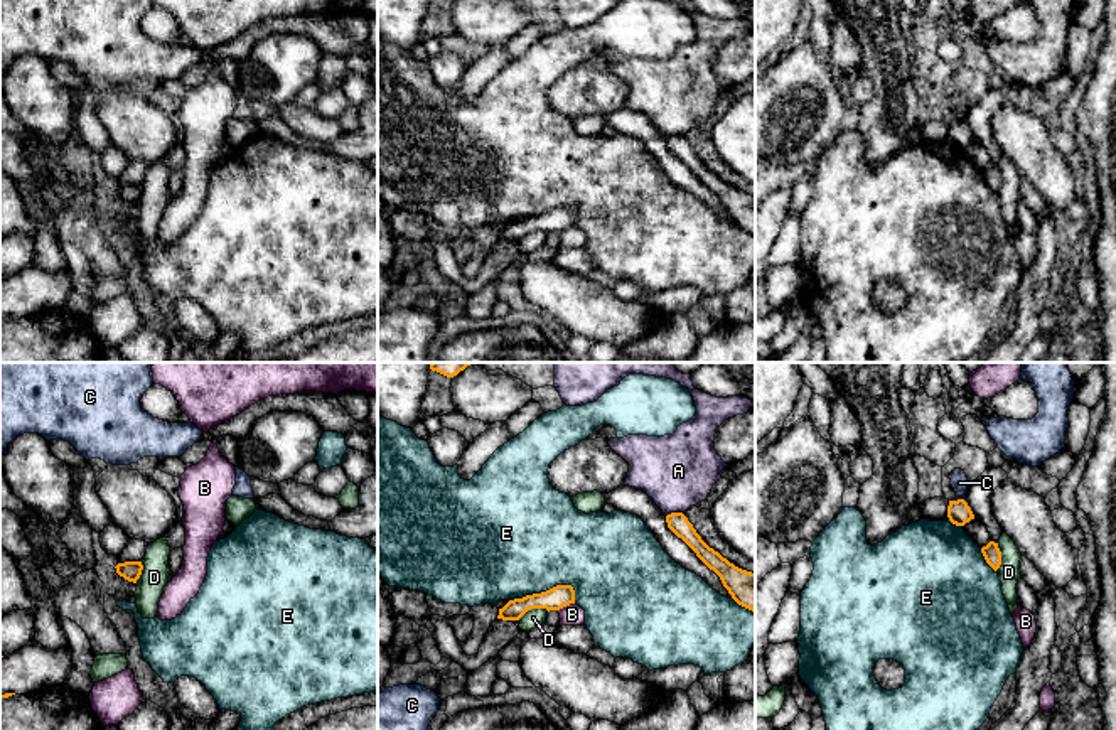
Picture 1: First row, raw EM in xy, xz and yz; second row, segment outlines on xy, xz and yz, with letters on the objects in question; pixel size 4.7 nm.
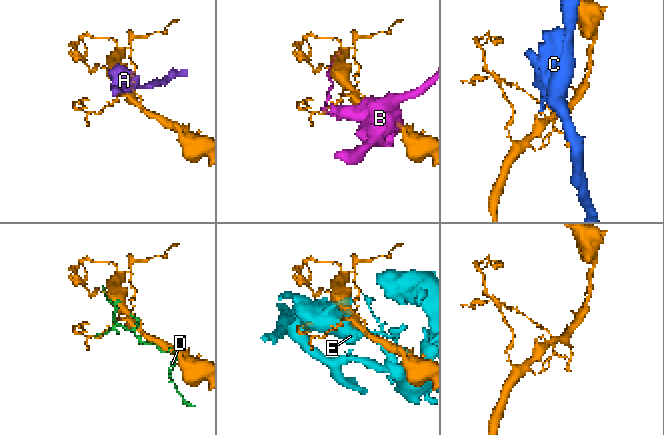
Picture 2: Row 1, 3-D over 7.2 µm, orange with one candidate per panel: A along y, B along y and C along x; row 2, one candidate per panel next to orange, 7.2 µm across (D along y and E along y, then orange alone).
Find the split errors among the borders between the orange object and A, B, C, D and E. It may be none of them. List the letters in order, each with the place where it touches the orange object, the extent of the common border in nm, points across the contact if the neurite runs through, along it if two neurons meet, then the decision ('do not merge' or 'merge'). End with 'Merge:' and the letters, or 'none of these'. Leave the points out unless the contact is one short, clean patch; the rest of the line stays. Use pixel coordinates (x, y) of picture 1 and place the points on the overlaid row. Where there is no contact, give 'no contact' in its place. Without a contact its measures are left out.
A: meets orange in xz at (673, 513); contact 80 nm long; do not merge
B: meets orange in xz at (565, 606); contact 90 nm long; do not merge
C: meets orange in yz at (958, 499); contact 70 nm long; do not merge
D: meets orange in xz at (533, 607); contact 160 nm long; merge
E: meets orange in xz at (541, 592); contact 320 nm long; do not merge
Merge: D

